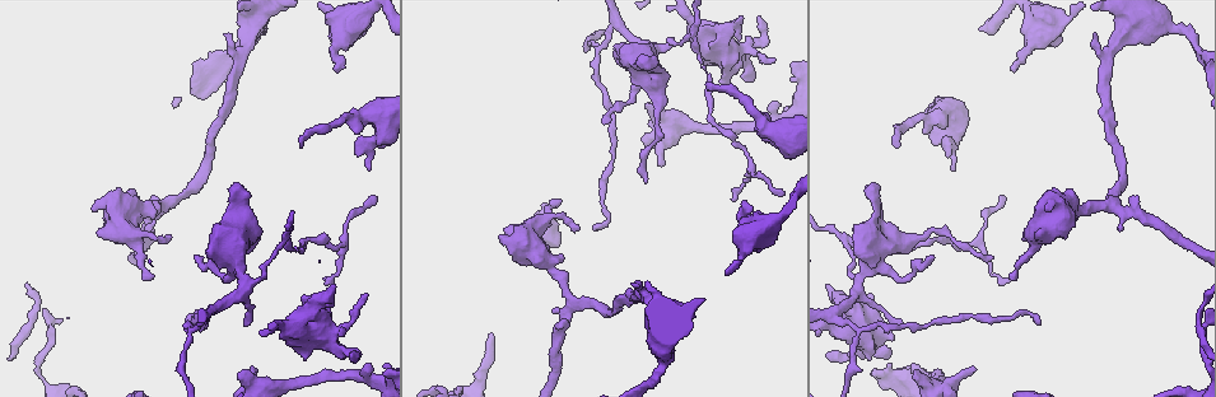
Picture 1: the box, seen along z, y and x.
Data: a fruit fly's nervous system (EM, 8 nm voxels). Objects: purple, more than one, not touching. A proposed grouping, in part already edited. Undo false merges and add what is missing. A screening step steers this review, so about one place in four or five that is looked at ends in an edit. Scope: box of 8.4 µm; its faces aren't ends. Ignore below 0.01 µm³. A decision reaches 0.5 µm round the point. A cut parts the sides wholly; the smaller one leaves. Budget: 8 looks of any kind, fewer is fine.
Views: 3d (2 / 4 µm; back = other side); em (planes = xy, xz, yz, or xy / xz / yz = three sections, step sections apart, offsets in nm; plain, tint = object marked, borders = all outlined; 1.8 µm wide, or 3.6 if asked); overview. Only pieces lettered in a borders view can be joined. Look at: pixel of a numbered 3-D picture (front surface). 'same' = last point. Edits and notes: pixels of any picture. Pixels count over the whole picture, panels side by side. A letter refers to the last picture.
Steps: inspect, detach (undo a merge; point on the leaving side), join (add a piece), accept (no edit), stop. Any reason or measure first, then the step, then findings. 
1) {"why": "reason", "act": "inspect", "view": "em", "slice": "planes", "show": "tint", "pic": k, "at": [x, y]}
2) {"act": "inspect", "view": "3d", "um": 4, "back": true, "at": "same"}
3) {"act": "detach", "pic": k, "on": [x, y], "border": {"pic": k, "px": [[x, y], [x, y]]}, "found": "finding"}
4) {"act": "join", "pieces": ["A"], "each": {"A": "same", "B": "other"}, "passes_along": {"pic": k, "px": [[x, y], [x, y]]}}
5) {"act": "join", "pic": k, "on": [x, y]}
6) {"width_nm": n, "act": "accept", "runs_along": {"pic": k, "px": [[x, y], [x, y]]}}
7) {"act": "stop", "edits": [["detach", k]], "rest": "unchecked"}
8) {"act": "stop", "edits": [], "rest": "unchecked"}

{"why": "tapers out", "act": "inspect", "view": "3d", "um": 4, "pic": 1, "at": [1008, 280]}

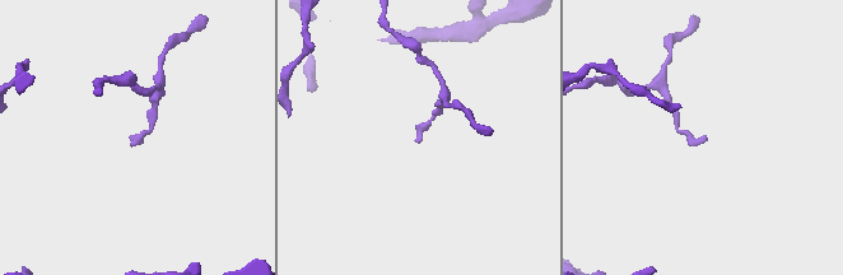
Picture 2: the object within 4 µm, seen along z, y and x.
{"act": "inspect", "view": "em", "slice": "planes", "show": "borders", "pic": 2, "at": [130, 137]}

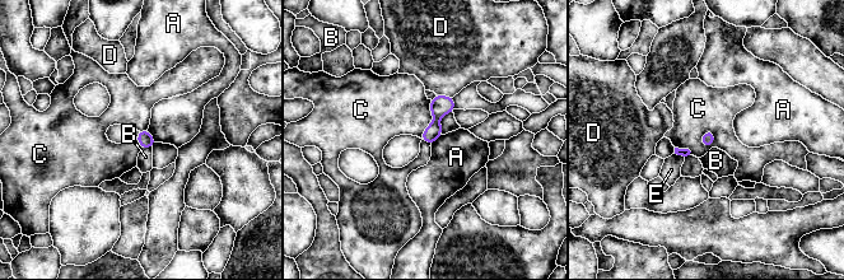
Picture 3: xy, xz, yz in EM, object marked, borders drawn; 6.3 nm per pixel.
{"width_nm": 80, "act": "accept", "each": {"A": "other", "B": "other", "C": "other", "D": "other", "E": "other"}, "found": "no lettered piece goes on from it"}

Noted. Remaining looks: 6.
{"act": "inspect", "view": "em", "slice": "planes", "show": "plain", "pic": 1, "at": [374, 197]}

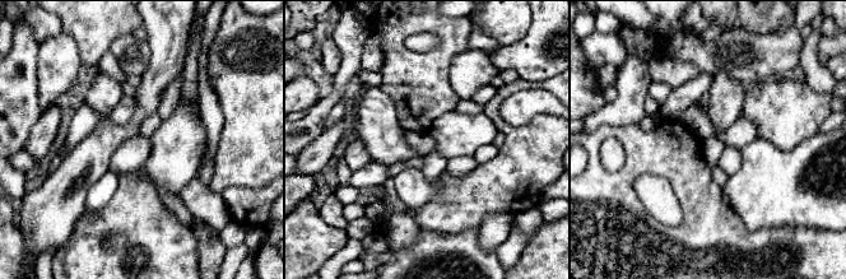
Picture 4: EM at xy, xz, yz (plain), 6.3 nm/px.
{"act": "inspect", "view": "em", "slice": "planes", "show": "borders", "at": "same"}

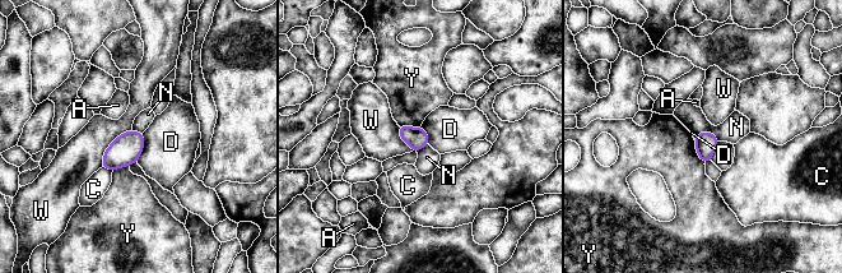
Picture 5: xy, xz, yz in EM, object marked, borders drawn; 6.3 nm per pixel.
{"act": "accept", "each": {"A": "other", "C": "other", "D": "other", "N": "other", "W": "other", "Y": "other"}, "border": {"pic": 5, "px": [[696, 134], [710, 132], [719, 140]]}, "found": "no lettered piece goes on from it"}

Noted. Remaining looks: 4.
{"why": "calibre changes", "act": "inspect", "view": "3d", "um": 4, "pic": 1, "at": [930, 236]}

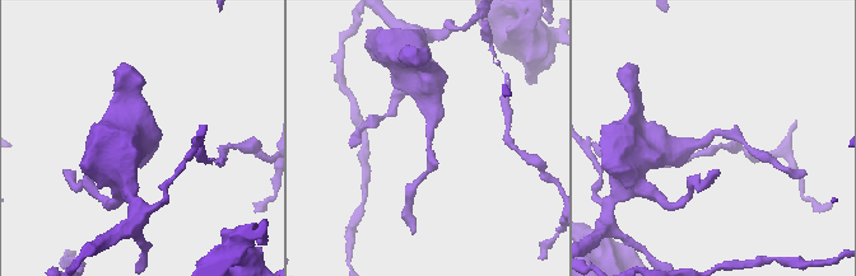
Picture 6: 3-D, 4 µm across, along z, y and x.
{"act": "inspect", "view": "em", "slice": "planes", "show": "tint", "pic": 6, "at": [711, 138]}

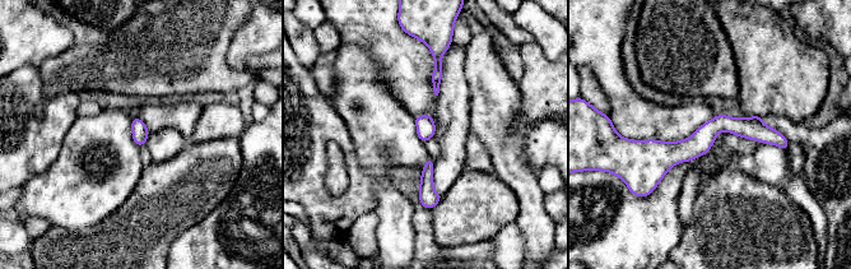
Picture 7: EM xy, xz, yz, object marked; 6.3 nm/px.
{"why": "what lies round it", "act": "inspect", "view": "em", "slice": "planes", "show": "borders", "at": "same"}

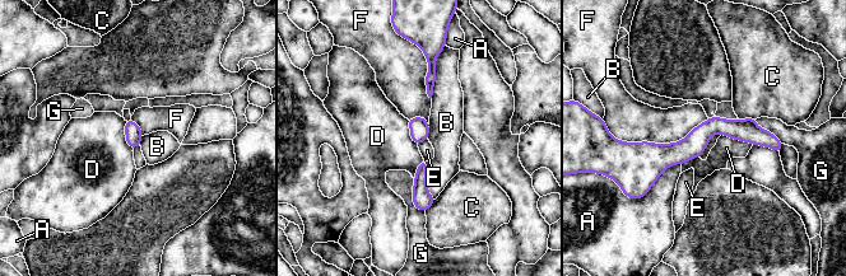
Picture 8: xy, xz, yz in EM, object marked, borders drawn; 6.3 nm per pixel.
{"act": "accept", "each": {"A": "other", "B": "other", "C": "other", "D": "other", "E": "other", "F": "other", "G": "other"}, "border": {"pic": 8, "px": [[719, 131], [698, 155]]}, "found": "one neuron here"}

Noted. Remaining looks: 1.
{"act": "stop", "edits": [], "rest": "unchecked"}

